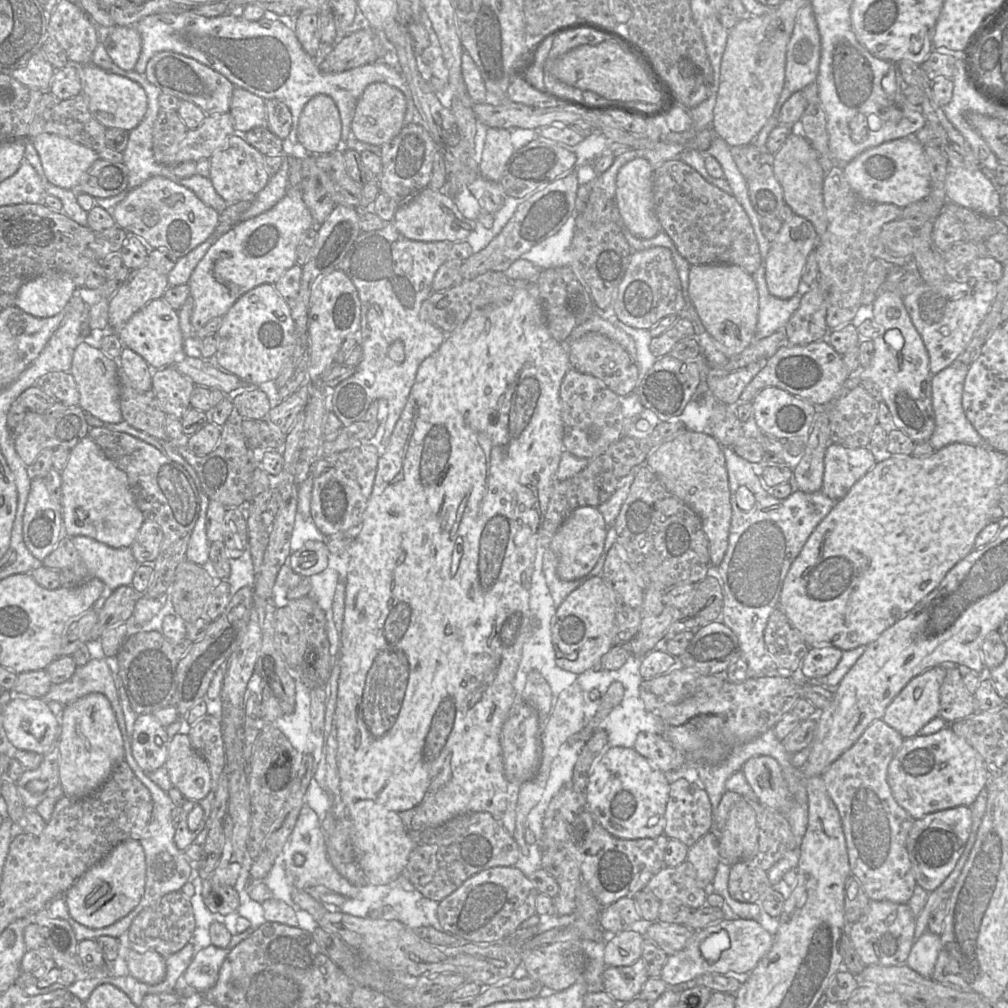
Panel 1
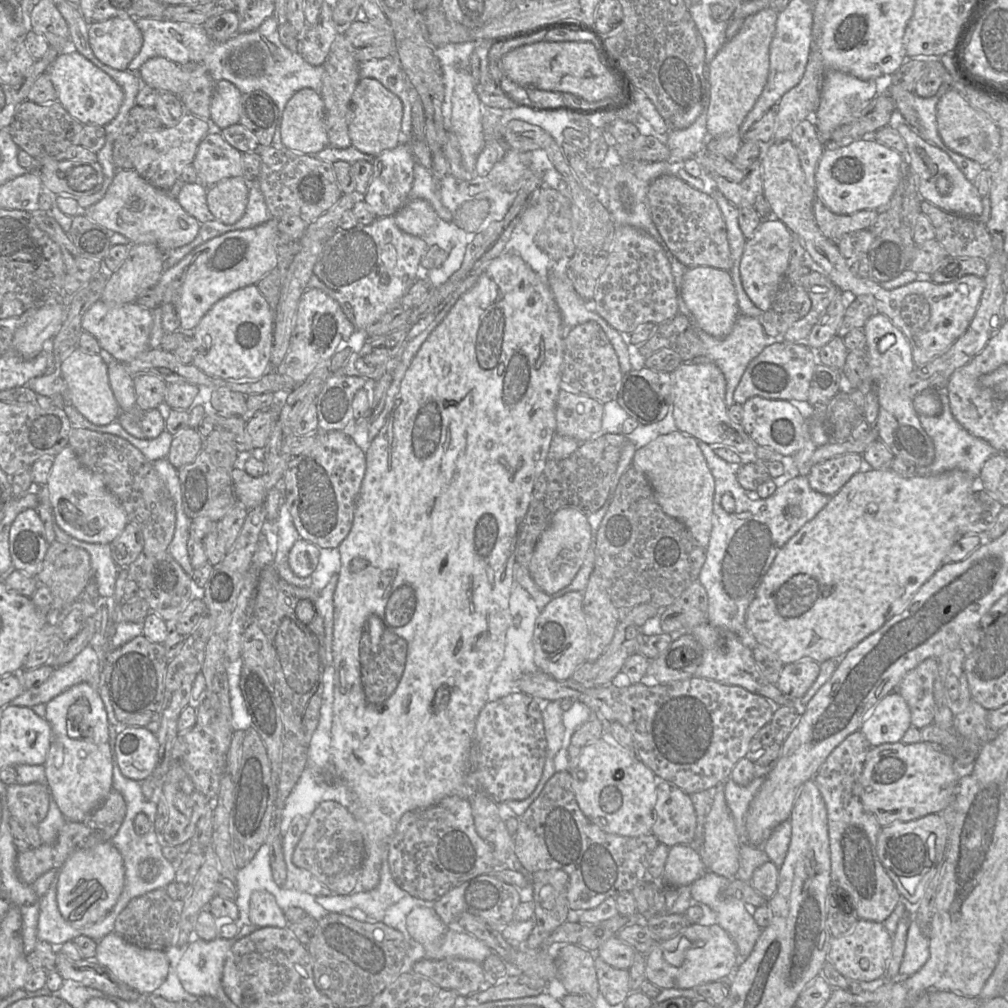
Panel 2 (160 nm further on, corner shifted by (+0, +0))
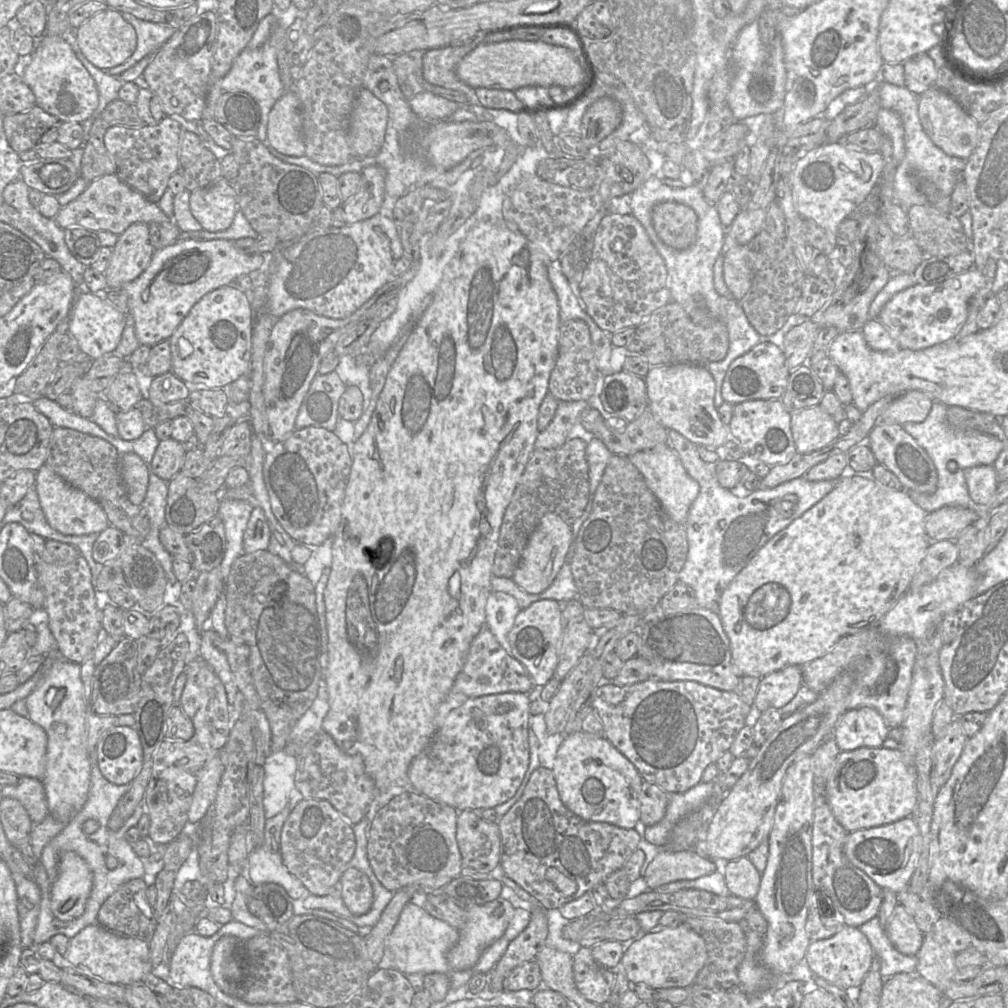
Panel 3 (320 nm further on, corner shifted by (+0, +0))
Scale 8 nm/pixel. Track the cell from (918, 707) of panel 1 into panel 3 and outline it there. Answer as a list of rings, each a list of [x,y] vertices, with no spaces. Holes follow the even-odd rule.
[[[870,707],[849,710],[841,716],[832,733],[841,752],[859,748],[881,748],[890,728],[881,714]]]

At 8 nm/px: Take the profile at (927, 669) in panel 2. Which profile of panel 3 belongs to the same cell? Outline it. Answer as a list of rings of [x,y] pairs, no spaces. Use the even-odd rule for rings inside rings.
[[[878,626],[842,637],[824,656],[801,667],[803,684],[819,695],[844,671],[854,673],[854,684],[846,700],[847,709],[870,707],[877,710],[890,729],[900,728],[912,682],[917,655],[913,639],[888,636]]]

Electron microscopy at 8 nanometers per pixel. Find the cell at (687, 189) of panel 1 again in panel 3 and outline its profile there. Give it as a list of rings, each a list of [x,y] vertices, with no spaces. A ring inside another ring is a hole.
[[[677,202],[657,204],[652,210],[652,223],[664,244],[674,249],[685,250],[696,240],[698,216],[687,205]]]

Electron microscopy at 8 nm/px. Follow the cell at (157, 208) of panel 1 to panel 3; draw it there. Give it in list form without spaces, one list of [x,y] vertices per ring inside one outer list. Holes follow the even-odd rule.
[[[116,174],[105,175],[89,182],[81,195],[61,207],[54,220],[62,229],[82,227],[95,233],[110,231],[116,235],[121,235],[136,222],[146,224],[174,222],[157,204],[150,202],[141,193],[126,185]]]

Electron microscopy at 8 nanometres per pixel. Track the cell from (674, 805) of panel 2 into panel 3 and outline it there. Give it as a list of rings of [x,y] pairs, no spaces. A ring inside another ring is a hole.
[[[643,782],[639,793],[640,822],[646,827],[658,823],[665,815],[669,794],[656,784]]]

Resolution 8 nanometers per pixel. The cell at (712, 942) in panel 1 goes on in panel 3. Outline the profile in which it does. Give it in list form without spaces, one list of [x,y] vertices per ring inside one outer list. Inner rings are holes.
[[[681,923],[673,928],[655,928],[629,942],[621,958],[620,968],[631,985],[644,983],[656,989],[690,987],[706,959],[704,939],[687,924]]]

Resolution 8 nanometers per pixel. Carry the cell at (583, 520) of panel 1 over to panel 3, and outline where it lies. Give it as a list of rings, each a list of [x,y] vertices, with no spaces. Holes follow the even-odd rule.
[[[556,513],[544,514],[522,553],[521,560],[512,577],[514,582],[531,594],[540,594],[545,591],[567,561],[573,540],[574,532],[570,524]]]

